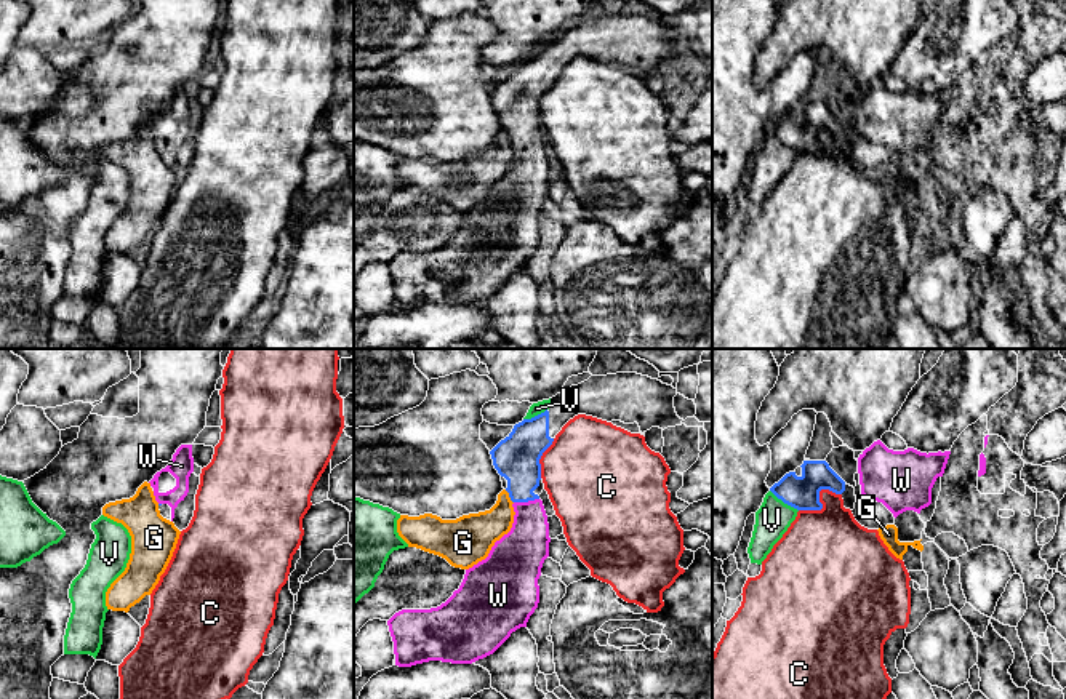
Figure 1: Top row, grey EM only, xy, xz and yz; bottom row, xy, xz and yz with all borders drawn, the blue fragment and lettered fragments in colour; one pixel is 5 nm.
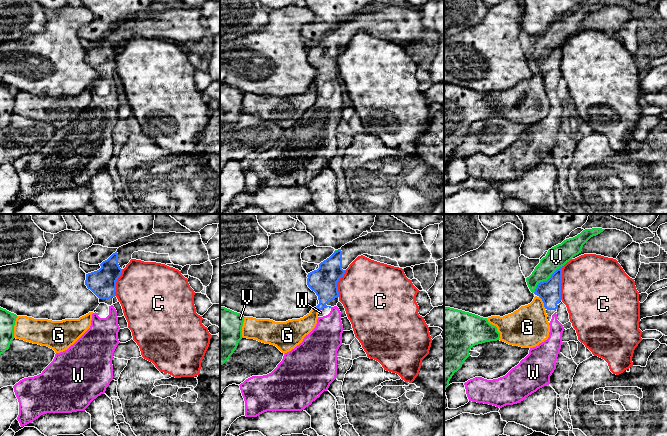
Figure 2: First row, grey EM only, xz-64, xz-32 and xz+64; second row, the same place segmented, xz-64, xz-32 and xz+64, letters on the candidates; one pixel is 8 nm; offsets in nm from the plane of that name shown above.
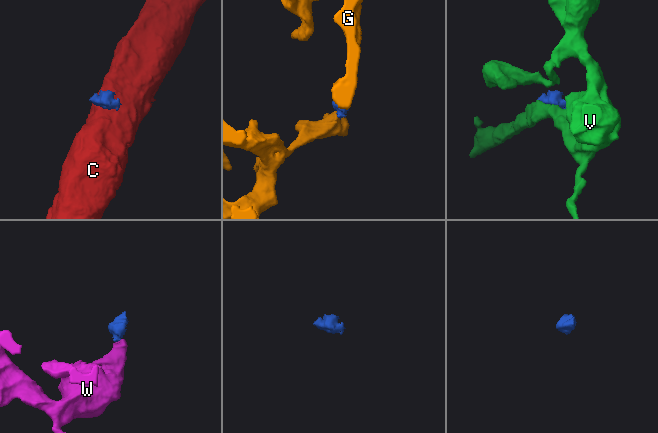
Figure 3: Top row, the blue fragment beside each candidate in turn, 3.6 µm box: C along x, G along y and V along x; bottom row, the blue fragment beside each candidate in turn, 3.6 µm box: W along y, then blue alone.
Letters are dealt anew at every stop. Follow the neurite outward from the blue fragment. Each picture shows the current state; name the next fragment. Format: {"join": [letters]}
{"join": ["W"]}

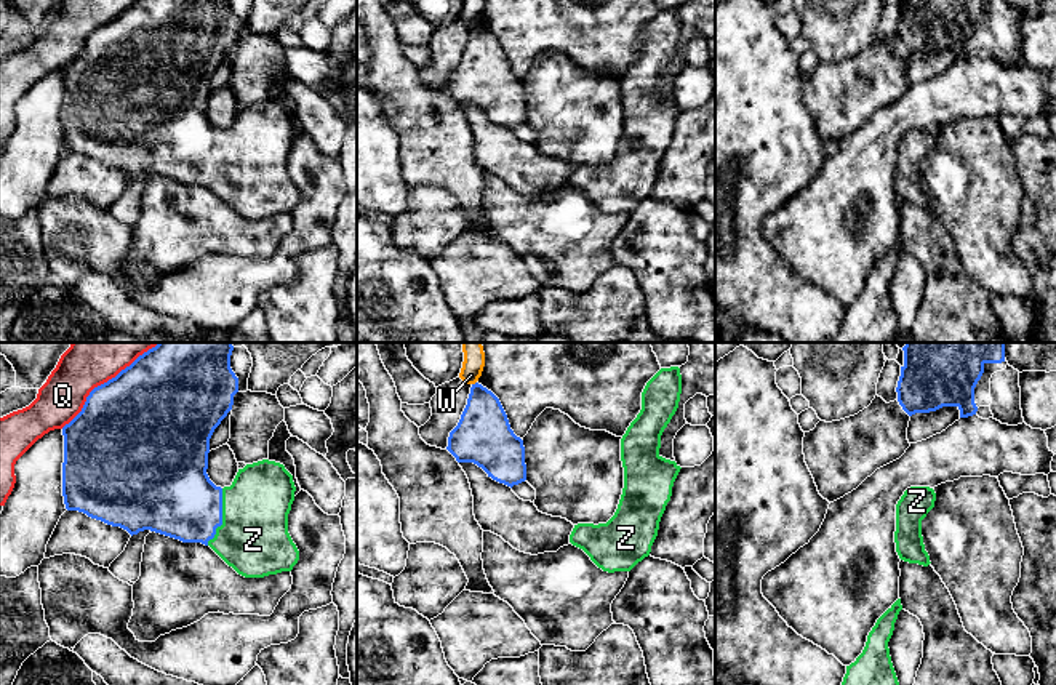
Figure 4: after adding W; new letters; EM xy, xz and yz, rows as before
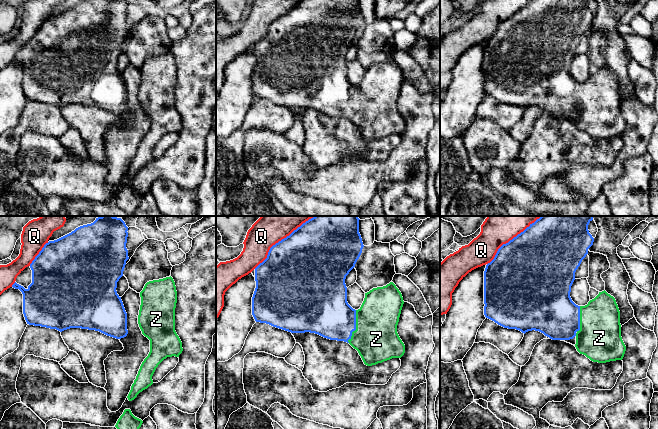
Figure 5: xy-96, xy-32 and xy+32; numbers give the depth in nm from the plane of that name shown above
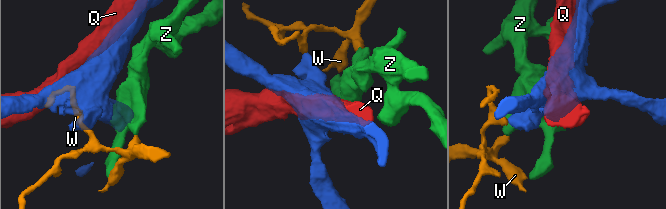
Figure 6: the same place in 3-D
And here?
{"join": ["Z"]}

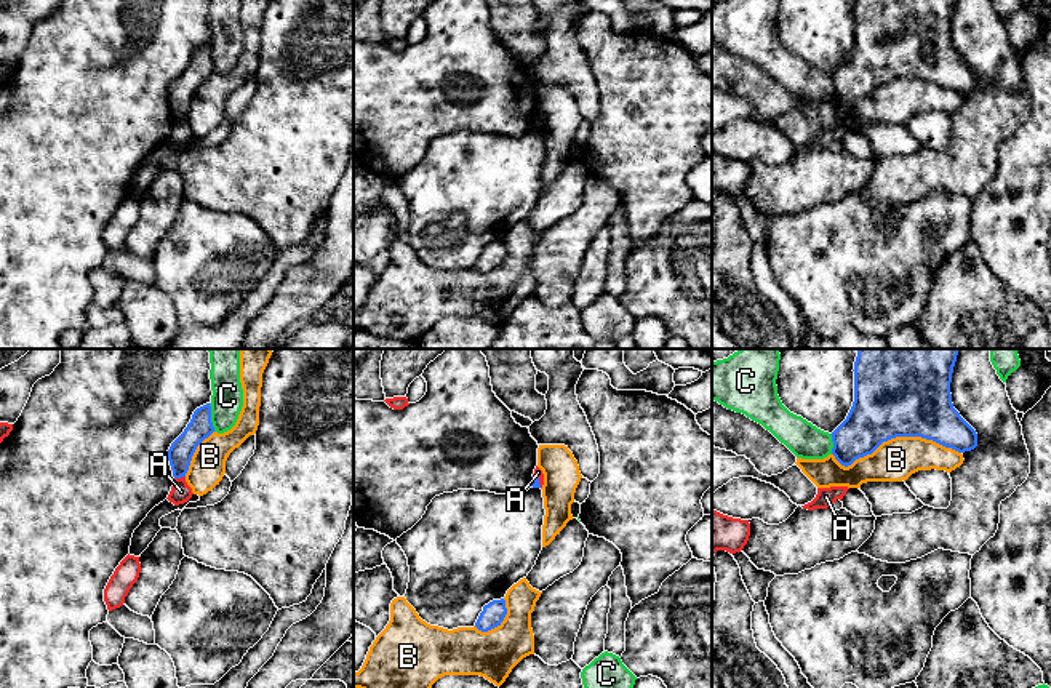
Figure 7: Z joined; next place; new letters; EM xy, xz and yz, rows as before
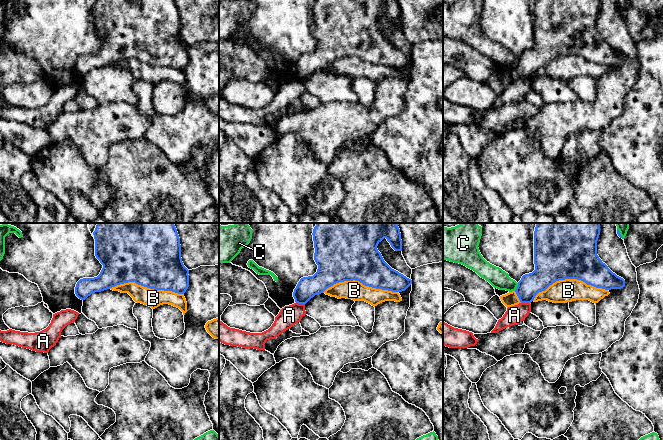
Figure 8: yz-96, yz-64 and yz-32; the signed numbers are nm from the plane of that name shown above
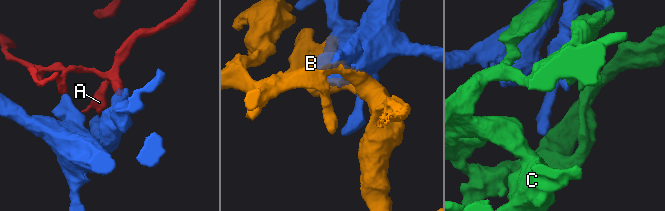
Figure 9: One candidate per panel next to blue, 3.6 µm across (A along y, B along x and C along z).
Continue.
{"join": []}

